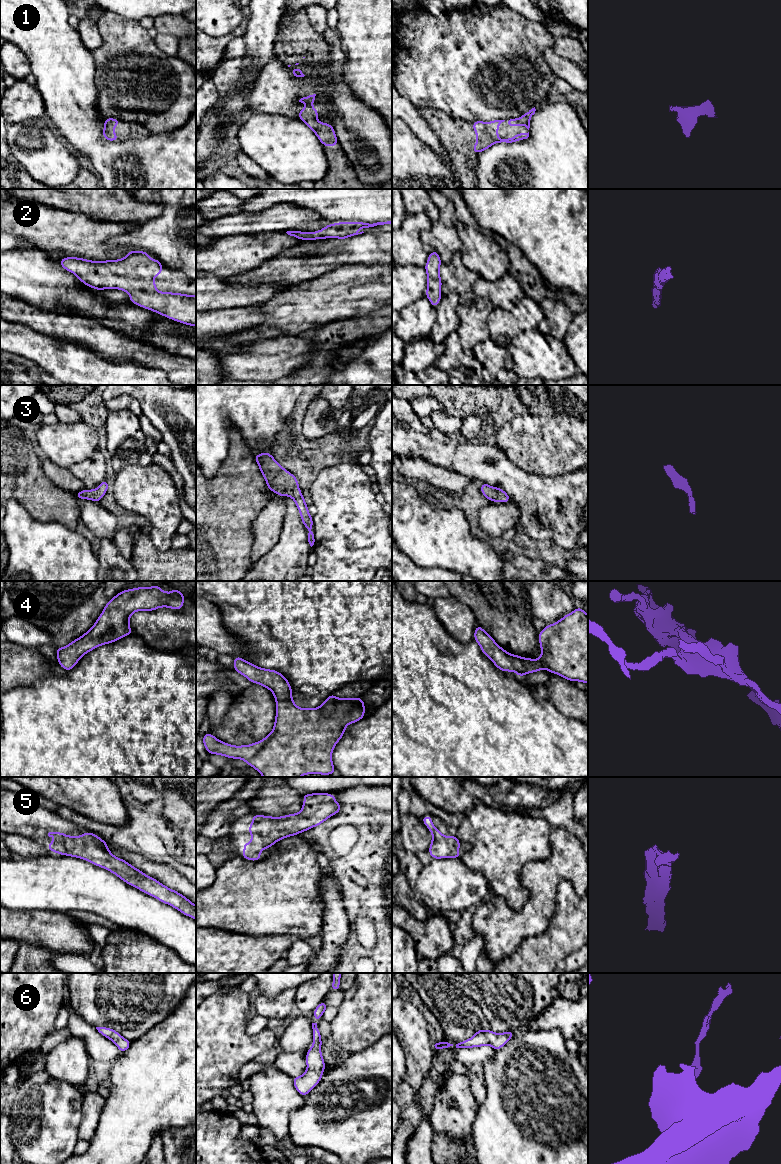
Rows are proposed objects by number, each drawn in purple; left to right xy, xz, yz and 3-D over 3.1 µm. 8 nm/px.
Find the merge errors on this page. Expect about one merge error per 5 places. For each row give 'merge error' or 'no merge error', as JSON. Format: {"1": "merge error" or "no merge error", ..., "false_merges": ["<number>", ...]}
{"1": "no merge error", "2": "no merge error", "3": "no merge error", "4": "no merge error", "5": "no merge error", "6": "no merge error", "false_merges": []}

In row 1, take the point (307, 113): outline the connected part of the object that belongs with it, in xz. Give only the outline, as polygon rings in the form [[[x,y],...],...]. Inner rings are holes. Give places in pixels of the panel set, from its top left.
[[[316,94],[309,95],[299,100],[301,103],[306,103],[307,106],[300,110],[298,118],[316,134],[319,141],[325,147],[338,146],[338,140],[333,126],[317,120],[319,111],[312,107],[315,96]]]

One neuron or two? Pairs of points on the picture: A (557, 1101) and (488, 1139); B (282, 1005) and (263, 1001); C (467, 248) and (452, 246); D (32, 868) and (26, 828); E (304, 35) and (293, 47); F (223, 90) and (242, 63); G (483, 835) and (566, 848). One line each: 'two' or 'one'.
A: one
B: one
C: two
D: two
E: one
F: one
G: two

